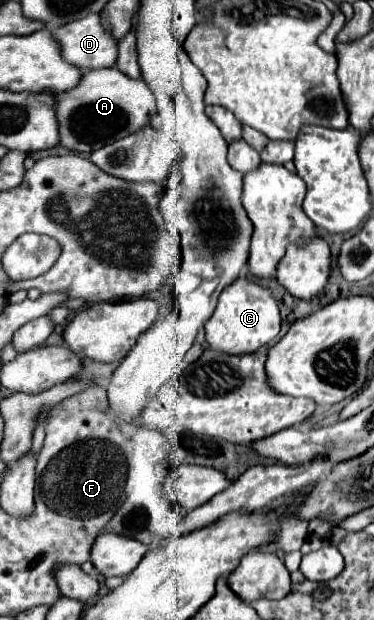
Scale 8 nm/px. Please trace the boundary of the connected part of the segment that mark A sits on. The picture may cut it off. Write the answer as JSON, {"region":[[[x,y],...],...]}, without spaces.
{"region":[[[116,67],[108,69],[86,69],[82,71],[82,79],[76,87],[56,95],[56,119],[58,119],[58,133],[60,133],[60,145],[76,151],[76,153],[92,153],[100,149],[102,145],[108,145],[116,139],[122,139],[140,127],[148,125],[150,115],[156,111],[156,101],[150,91],[150,87],[142,79],[130,79]]]}

